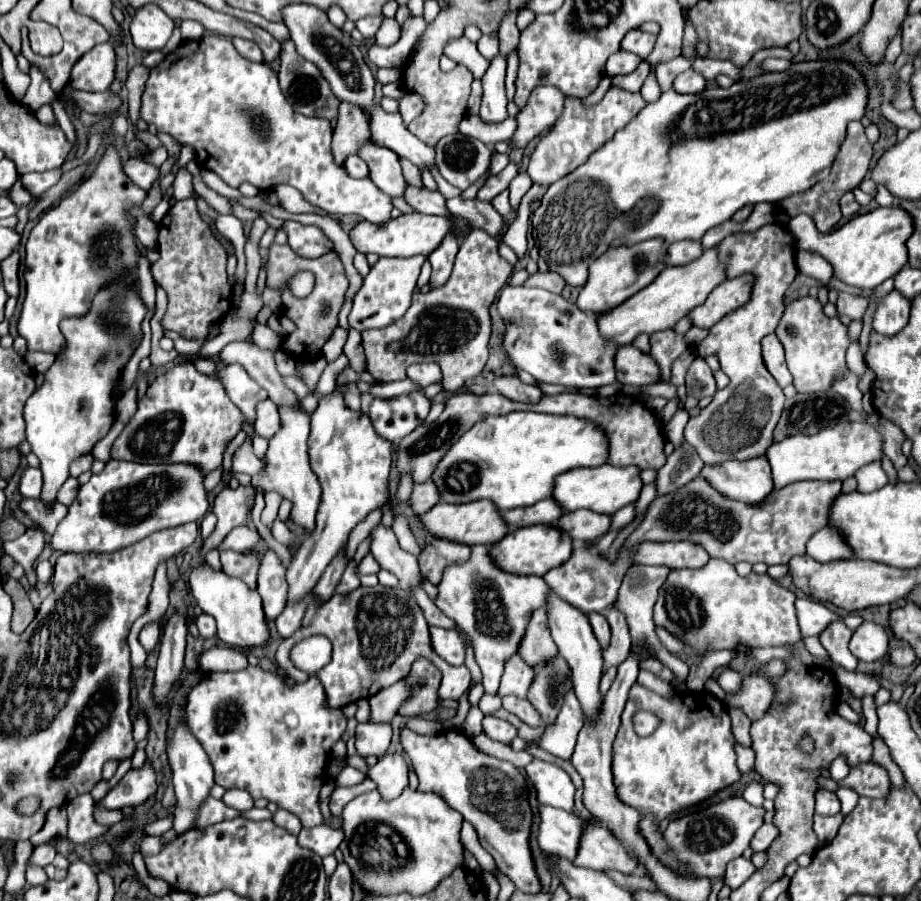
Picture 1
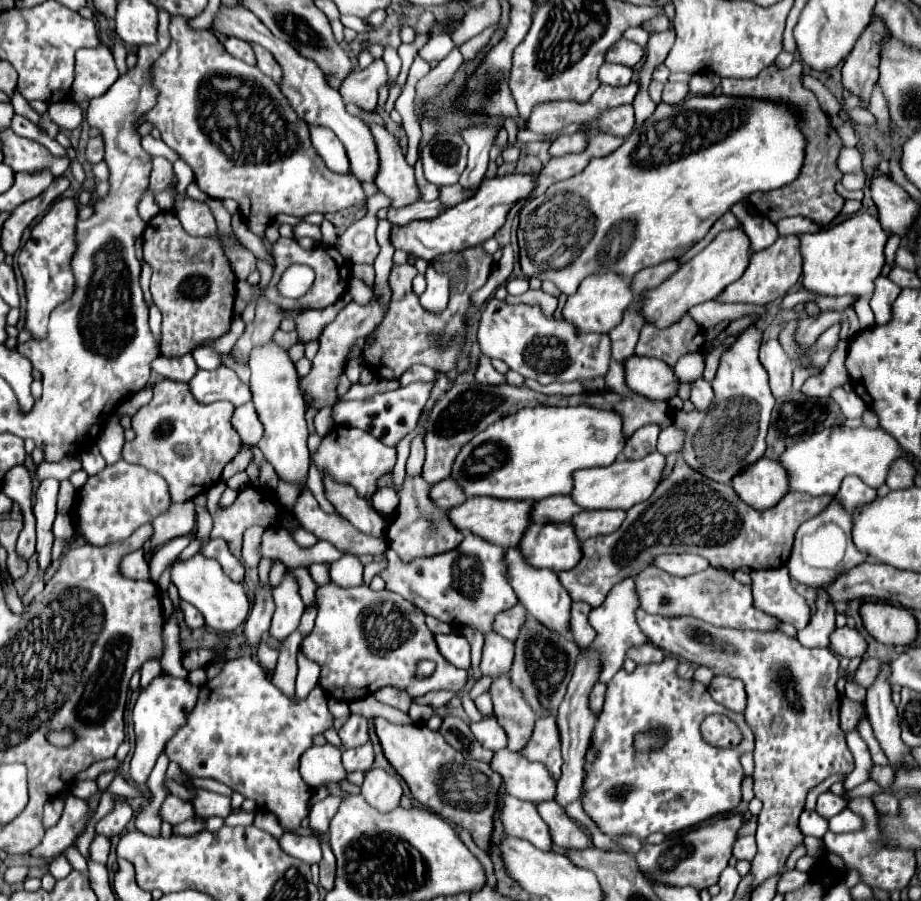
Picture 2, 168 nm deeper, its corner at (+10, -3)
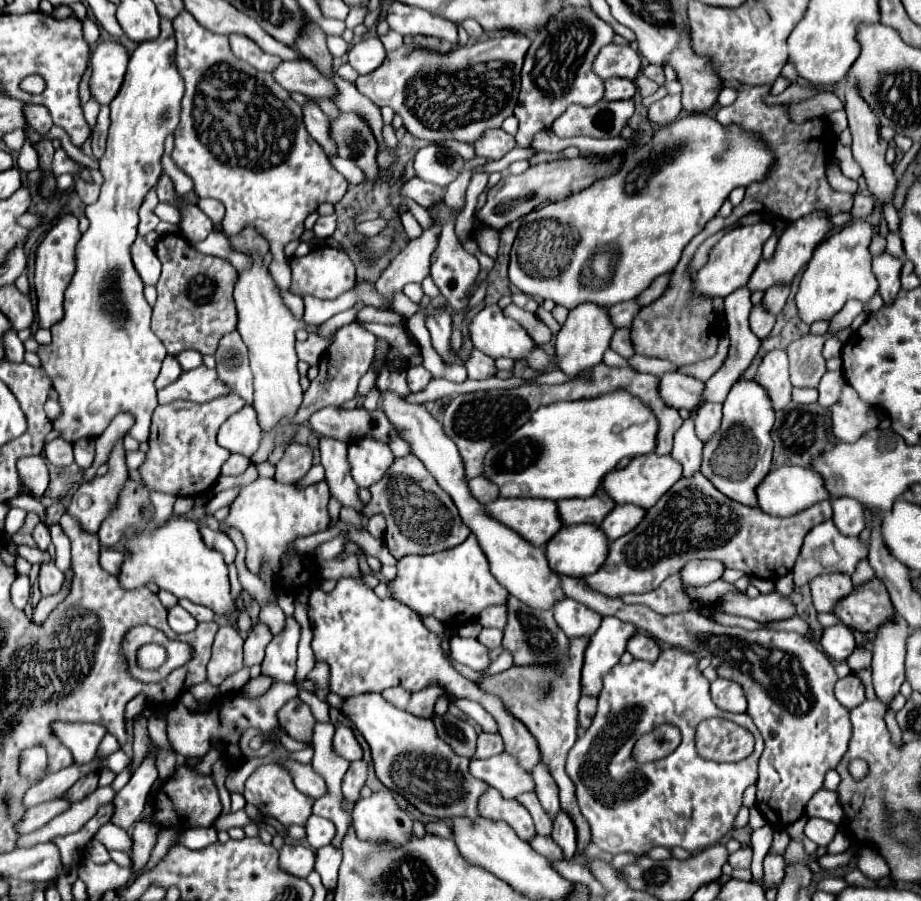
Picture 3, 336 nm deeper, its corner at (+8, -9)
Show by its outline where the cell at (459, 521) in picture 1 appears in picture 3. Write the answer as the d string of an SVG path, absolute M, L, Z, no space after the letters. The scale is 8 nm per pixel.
M494 499L484 505L486 513L506 527L512 527L534 547L546 541L562 527L556 503L550 499Z

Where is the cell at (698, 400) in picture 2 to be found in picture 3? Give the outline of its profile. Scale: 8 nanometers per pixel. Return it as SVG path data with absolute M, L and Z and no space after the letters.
M706 403L696 415L696 435L706 441L710 435L718 431L722 419L722 405L720 403Z

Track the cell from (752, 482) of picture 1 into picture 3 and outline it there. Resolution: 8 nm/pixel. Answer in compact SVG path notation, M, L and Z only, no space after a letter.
M780 467L770 471L758 485L756 497L758 497L758 507L762 507L764 513L772 517L790 517L822 499L830 499L828 491L824 489L822 477L812 469L804 469L804 467Z

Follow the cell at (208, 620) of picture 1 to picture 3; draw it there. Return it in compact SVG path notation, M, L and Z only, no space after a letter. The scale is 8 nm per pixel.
M180 599L180 605L182 605L198 623L202 623L202 621L214 621L214 613L212 613L208 607L196 605L196 603L188 601L188 599Z

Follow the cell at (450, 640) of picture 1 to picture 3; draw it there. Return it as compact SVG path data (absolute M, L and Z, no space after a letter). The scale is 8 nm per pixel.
M458 635L450 637L450 657L474 671L482 671L490 665L488 651L484 645L478 643L478 639L464 639Z

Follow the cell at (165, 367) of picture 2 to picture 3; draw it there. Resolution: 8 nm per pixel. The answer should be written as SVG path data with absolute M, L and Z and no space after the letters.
M166 357L162 361L162 369L160 369L160 375L158 375L158 381L156 381L156 389L164 389L166 385L170 385L172 381L178 379L178 373L184 373L178 365L178 359L176 357Z

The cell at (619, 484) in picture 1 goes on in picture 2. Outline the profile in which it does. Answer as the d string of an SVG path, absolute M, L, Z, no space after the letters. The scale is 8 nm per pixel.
M650 453L644 459L616 459L608 467L594 467L594 469L582 469L574 475L574 489L572 499L584 507L584 509L624 509L628 511L636 503L646 501L658 483L662 481L662 471L666 467L666 457L662 453Z

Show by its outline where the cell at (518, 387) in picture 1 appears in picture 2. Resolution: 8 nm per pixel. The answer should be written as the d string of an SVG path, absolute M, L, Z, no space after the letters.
M486 355L480 357L480 363L478 363L478 367L476 367L476 379L478 379L480 383L490 383L490 385L506 383L506 381L504 381L504 375L500 375L500 373L492 367L490 357L486 357Z

